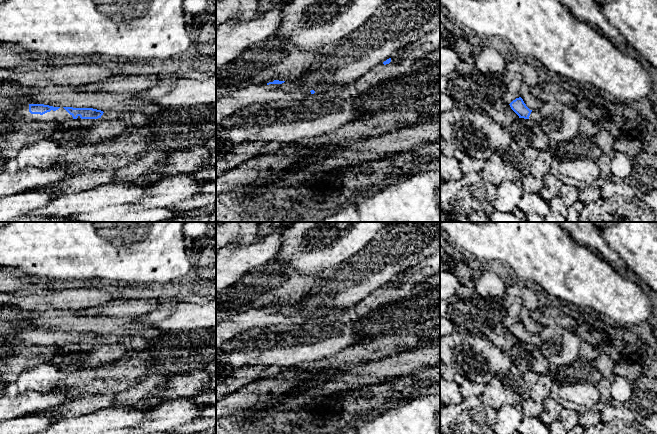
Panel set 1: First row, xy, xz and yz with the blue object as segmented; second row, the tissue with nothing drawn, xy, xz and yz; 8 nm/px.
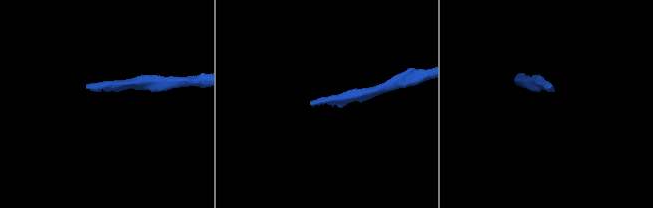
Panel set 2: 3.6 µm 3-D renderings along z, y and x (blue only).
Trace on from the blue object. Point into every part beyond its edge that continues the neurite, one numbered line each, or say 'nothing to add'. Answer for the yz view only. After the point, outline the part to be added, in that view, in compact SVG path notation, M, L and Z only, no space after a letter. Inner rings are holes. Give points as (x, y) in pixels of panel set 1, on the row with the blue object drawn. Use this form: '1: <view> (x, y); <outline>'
1: yz (535, 116); M532 111L530 116L529 116L529 119L534 121L534 122L537 122L539 123L540 120L541 120L541 114L539 111Z

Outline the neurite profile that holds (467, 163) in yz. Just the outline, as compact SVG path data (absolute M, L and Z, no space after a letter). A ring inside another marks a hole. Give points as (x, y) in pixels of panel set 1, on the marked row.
M461 150L458 151L457 156L460 170L463 174L467 174L473 171L480 172L484 167L484 160L476 159Z

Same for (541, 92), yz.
M542 84L530 87L530 90L531 93L536 98L540 99L543 103L554 100L554 95L550 91L548 91L547 88Z

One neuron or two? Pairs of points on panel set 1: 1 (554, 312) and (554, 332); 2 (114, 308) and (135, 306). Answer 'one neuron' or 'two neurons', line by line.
1: two neurons
2: one neuron

